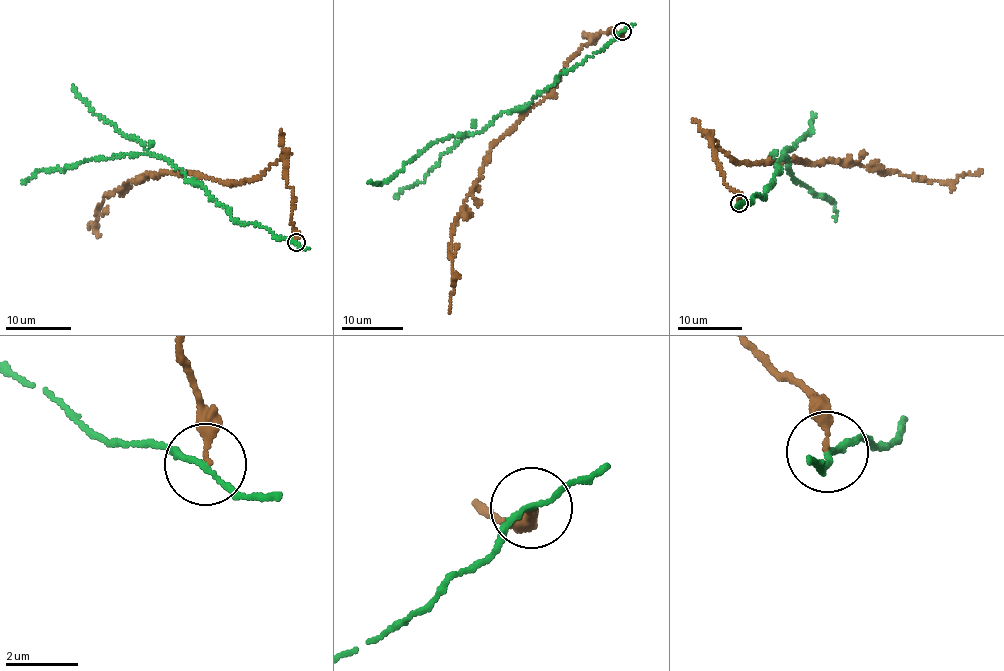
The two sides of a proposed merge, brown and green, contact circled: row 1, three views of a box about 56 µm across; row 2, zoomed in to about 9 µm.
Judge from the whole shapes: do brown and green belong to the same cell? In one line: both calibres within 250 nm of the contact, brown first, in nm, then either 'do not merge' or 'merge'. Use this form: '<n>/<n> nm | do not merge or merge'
160/140 nm | do not merge

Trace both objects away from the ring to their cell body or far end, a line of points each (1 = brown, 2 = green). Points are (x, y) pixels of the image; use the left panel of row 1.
1: (296, 242), (283, 157), (250, 181), (147, 175), (107, 195), (94, 228), (89, 225)
2: (296, 242), (265, 228), (237, 222), (208, 191), (153, 154), (123, 154), (64, 170), (42, 171), (21, 185)

